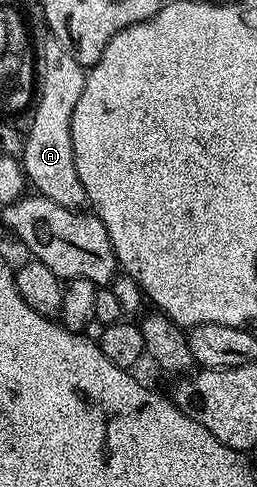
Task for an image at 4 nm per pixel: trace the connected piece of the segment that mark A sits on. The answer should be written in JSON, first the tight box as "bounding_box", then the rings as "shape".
{"bounding_box":[21,37,88,211],"shape":[[[50,37],[44,38],[43,48],[37,51],[37,98],[30,112],[31,124],[25,128],[21,166],[28,184],[49,201],[65,205],[65,209],[77,211],[88,206],[85,185],[77,177],[77,165],[73,161],[73,141],[71,140],[71,122],[73,109],[77,109],[77,100],[81,98],[81,89],[85,89],[87,71],[60,43]]]}

